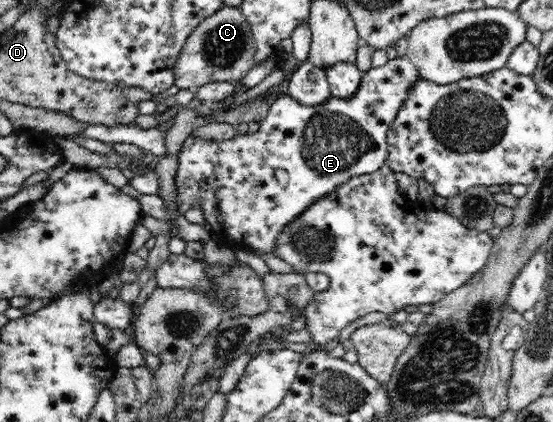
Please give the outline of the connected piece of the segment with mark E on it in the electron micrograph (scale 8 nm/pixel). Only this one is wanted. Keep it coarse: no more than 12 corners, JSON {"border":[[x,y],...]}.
{"border":[[396,57],[348,99],[282,94],[255,133],[190,134],[179,211],[276,255],[310,205],[387,161],[419,78]]}

